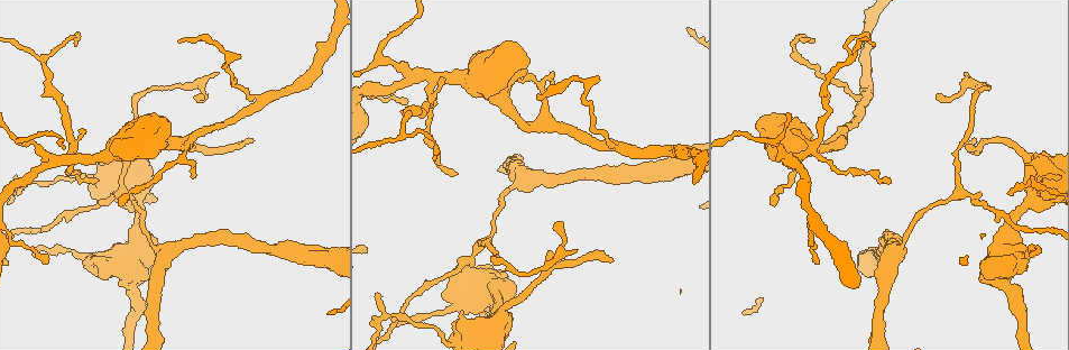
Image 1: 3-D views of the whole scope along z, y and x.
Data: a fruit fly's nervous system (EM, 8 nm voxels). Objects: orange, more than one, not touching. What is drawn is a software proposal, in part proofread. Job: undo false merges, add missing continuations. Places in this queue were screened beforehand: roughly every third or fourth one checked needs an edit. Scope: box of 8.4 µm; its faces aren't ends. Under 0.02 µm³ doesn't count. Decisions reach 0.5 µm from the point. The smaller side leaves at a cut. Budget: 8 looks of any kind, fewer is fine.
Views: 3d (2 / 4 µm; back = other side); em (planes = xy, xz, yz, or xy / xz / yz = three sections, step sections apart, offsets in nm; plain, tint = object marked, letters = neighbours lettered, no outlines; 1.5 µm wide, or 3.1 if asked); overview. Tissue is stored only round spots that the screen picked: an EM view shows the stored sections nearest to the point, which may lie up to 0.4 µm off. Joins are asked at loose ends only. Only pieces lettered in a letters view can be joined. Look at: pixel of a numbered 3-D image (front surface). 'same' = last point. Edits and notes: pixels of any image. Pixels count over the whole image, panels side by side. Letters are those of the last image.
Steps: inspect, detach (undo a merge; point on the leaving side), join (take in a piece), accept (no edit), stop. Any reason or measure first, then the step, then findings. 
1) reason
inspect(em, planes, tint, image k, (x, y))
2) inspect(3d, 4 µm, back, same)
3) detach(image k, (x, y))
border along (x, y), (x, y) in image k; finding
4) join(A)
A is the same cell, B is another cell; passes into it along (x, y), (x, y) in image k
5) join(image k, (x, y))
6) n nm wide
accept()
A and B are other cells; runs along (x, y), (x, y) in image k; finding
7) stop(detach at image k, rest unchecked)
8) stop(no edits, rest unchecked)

tapers out
inspect(em, xz, step 8, tint, image 1, (611, 260))

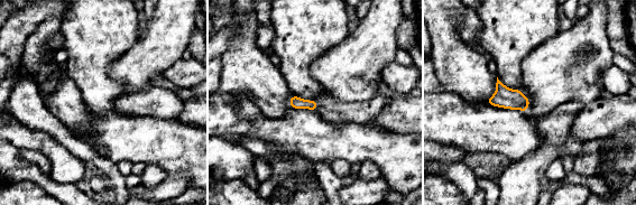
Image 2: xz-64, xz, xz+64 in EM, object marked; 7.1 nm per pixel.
inspect(em, xz, step 8, letters, same)

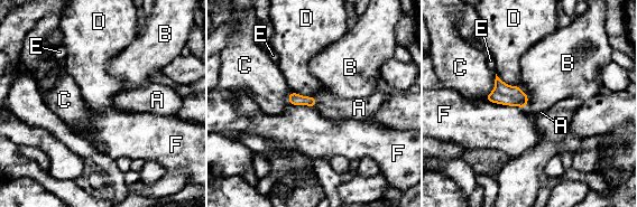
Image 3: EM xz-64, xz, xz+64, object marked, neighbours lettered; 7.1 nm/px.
F touches over 260 nm
join(A)
A is the same cell, B, C, D, E and F are other cells; passes into it along (294, 99), (315, 102), (329, 105) in image 3; the neuron continues

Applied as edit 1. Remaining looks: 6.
see it whole again
inspect(overview)

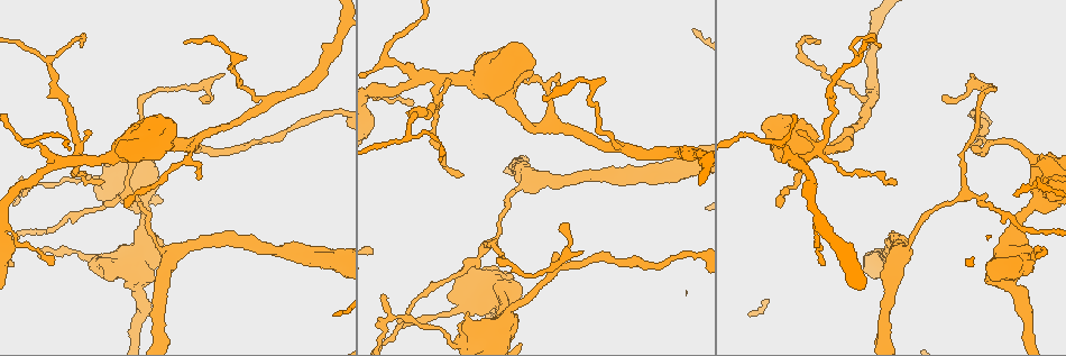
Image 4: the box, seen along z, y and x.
end of a long branch
inspect(em, xz, step 4, letters, image 4, (185, 43))

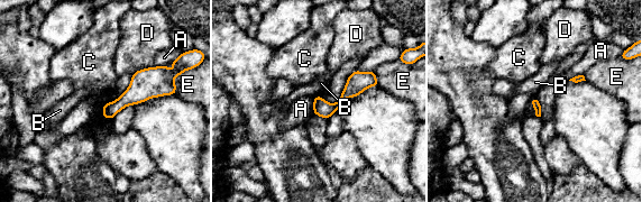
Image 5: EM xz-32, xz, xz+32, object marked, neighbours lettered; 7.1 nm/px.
inspect(em, planes, letters, same)

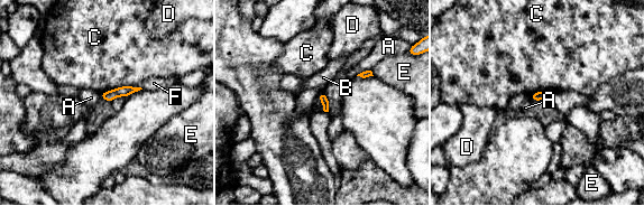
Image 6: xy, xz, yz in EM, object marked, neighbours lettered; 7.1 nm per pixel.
accept()
A, B, C, D, E and F are other cells; border along (370, 69), (362, 71), (356, 75) in image 6; none of them fits

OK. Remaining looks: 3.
stop(join at image 3, rest unchecked)

